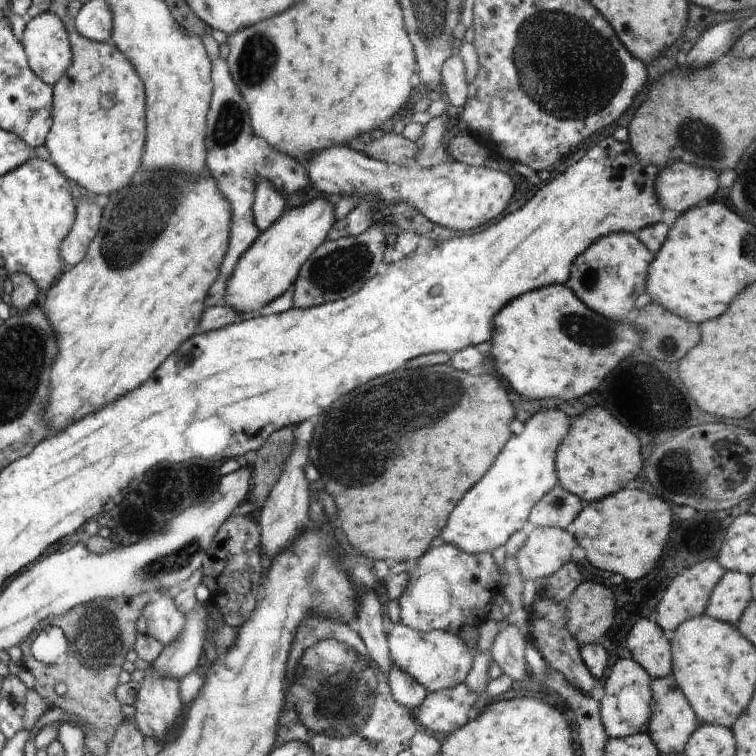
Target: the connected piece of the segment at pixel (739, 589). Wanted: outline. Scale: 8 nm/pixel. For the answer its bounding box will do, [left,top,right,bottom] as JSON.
[705,570,751,625]

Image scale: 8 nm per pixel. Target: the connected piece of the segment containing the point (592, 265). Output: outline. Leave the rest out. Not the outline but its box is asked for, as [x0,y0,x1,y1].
[563,233,654,320]

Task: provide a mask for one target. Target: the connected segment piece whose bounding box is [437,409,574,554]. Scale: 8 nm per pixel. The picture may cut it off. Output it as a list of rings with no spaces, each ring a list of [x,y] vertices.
[[[544,410],[524,422],[520,434],[511,434],[490,470],[472,486],[450,512],[448,524],[437,542],[456,546],[468,554],[491,553],[508,542],[512,534],[525,528],[534,504],[559,484],[555,460],[557,448],[574,419],[560,410]]]

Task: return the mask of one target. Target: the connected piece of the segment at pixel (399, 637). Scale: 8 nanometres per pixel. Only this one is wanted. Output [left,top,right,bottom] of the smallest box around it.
[387,623,476,693]

